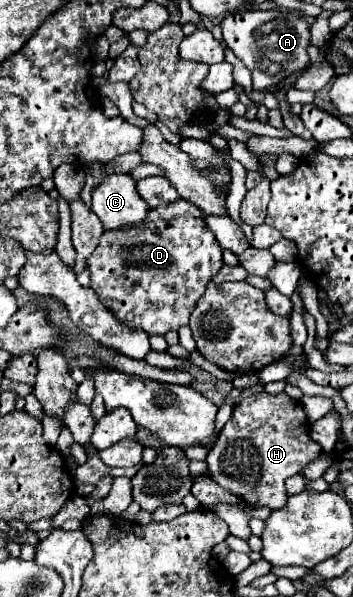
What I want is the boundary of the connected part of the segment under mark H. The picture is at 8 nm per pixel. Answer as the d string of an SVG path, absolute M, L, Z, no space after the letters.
M266 392L242 398L228 424L218 434L206 464L212 480L232 494L240 494L248 506L266 506L278 510L288 500L284 480L300 474L302 468L320 454L320 446L310 440L306 414L298 402L284 392L270 396Z

